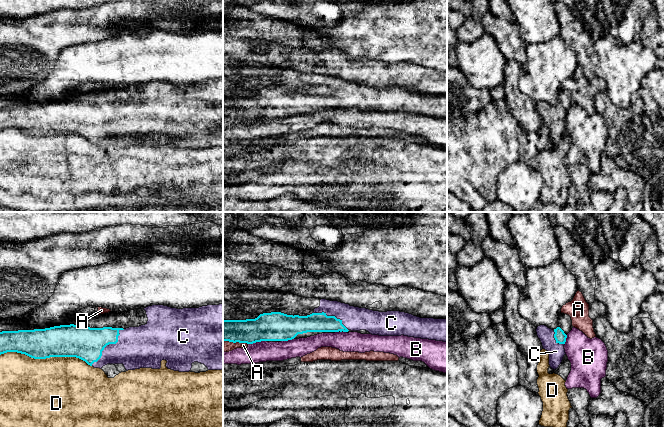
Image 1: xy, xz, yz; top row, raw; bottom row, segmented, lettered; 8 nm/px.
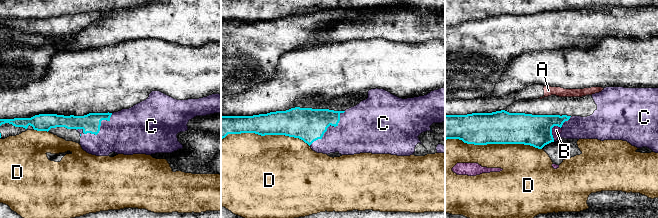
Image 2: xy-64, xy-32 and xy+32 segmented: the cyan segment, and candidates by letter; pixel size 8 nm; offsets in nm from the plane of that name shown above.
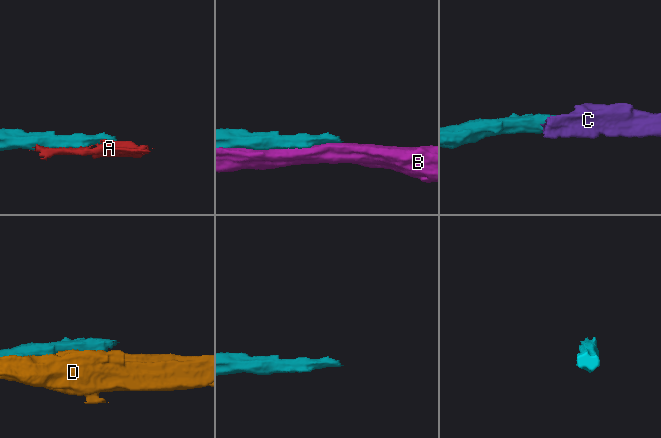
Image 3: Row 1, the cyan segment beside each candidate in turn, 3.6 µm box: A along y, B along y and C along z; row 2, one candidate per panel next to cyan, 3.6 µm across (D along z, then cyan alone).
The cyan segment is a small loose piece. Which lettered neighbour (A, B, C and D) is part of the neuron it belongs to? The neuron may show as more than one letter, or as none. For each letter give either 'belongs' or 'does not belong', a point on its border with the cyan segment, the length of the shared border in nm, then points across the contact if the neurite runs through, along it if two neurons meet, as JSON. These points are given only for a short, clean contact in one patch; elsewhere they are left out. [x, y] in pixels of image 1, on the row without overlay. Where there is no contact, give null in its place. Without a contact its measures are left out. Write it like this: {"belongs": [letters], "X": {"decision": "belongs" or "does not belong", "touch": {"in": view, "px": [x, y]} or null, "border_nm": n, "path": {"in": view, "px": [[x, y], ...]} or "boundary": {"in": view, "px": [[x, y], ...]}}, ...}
{"belongs": ["C"], "A": {"decision": "does not belong", "touch": {"in": "xz", "px": [235, 118]}, "border_nm": 200}, "B": {"decision": "does not belong", "touch": {"in": "xz", "px": [257, 117]}, "border_nm": 160}, "C": {"decision": "belongs", "touch": {"in": "xy", "px": [109, 119]}, "border_nm": 400}, "D": {"decision": "does not belong", "touch": {"in": "xy", "px": [46, 133]}, "border_nm": 750}}

